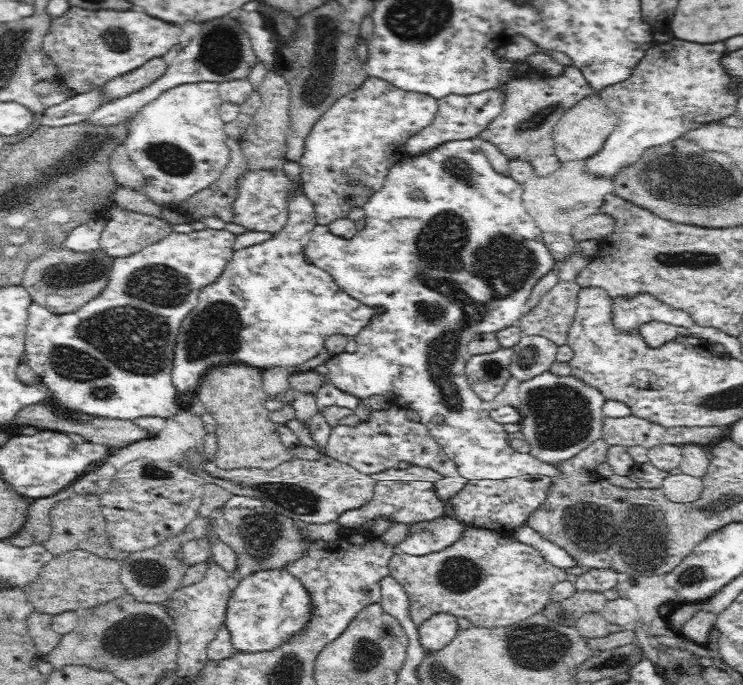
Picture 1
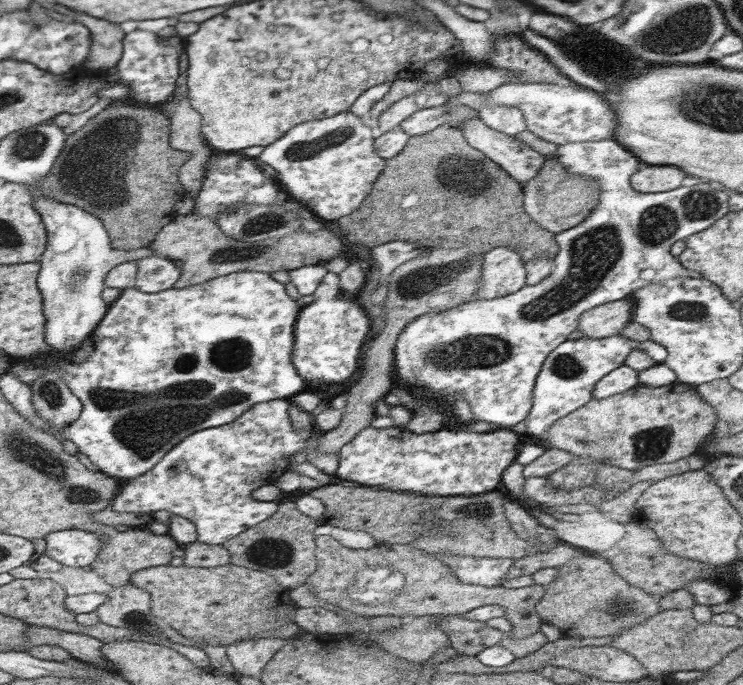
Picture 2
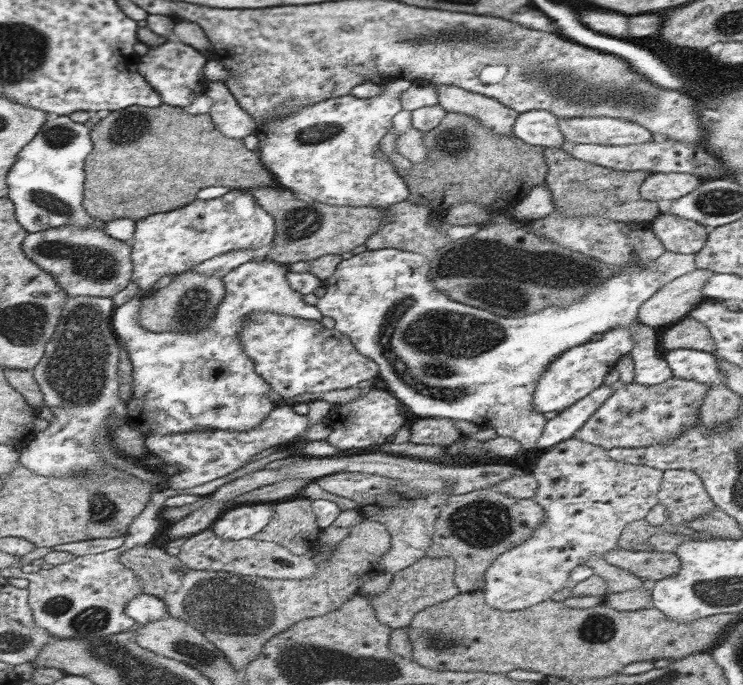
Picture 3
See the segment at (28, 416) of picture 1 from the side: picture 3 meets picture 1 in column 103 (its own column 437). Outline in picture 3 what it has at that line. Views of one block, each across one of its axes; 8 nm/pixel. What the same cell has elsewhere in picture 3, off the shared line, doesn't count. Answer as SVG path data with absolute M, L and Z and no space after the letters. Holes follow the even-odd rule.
M419 418L410 424L410 442L448 447L462 438L463 433L450 418Z

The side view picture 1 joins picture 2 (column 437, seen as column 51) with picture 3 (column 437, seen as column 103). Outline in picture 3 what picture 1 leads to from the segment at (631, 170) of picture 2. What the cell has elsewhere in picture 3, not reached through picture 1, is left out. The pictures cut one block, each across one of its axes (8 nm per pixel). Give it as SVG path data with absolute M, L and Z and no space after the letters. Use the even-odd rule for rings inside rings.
M382 248L380 250L364 251L359 254L353 255L349 259L344 259L342 264L336 267L335 275L331 279L322 280L323 285L326 287L326 294L318 299L317 307L319 312L324 317L332 318L335 321L335 328L339 329L346 336L351 337L354 345L359 349L360 353L364 356L376 361L376 364L380 366L380 377L386 380L387 390L370 388L367 389L362 396L358 396L356 400L348 402L346 404L336 404L330 411L330 414L325 418L325 424L332 429L330 436L328 436L328 442L340 450L348 450L350 448L368 448L368 446L380 446L384 444L400 426L404 426L406 422L406 408L400 404L403 401L405 405L408 405L408 410L412 414L416 414L419 418L450 418L451 420L467 420L468 422L474 422L477 426L485 427L488 429L494 429L500 433L500 436L510 436L514 440L520 442L523 449L537 448L536 443L540 438L543 438L543 432L547 428L547 420L544 417L544 413L536 411L534 405L532 405L532 392L536 388L536 382L540 380L542 372L546 370L546 366L556 360L562 352L570 351L571 348L579 347L580 344L590 342L592 336L598 333L605 333L614 328L630 328L630 332L634 332L632 338L636 340L636 347L632 347L632 360L635 361L634 371L634 383L643 385L657 385L664 381L671 379L674 373L671 370L671 366L667 360L658 352L658 336L656 329L647 327L646 325L634 325L638 323L638 315L640 308L642 308L644 302L647 302L651 298L652 294L662 286L662 278L664 278L664 270L654 270L654 268L648 268L646 265L620 265L616 269L616 274L610 275L604 283L600 283L595 287L592 287L592 291L588 291L588 294L582 295L580 299L576 299L576 302L568 305L556 305L546 307L544 310L540 310L535 314L528 314L521 318L503 318L497 316L495 313L488 312L487 309L474 308L467 304L462 304L460 301L454 300L448 296L446 292L441 292L434 287L432 282L432 276L430 275L431 262L430 256L426 254L420 254L395 248Z

